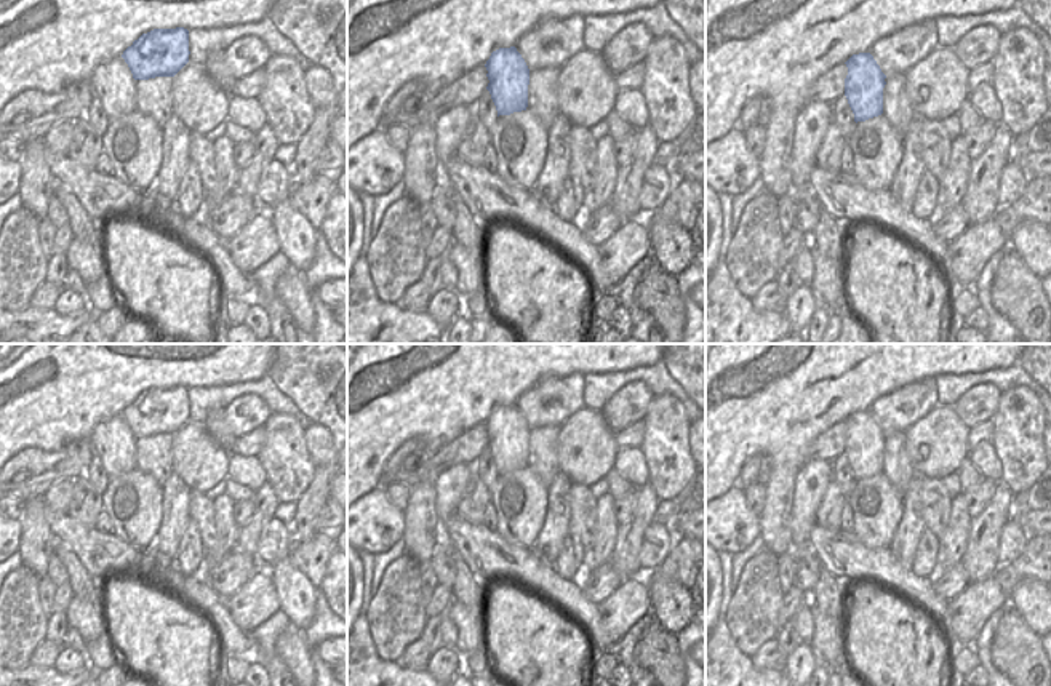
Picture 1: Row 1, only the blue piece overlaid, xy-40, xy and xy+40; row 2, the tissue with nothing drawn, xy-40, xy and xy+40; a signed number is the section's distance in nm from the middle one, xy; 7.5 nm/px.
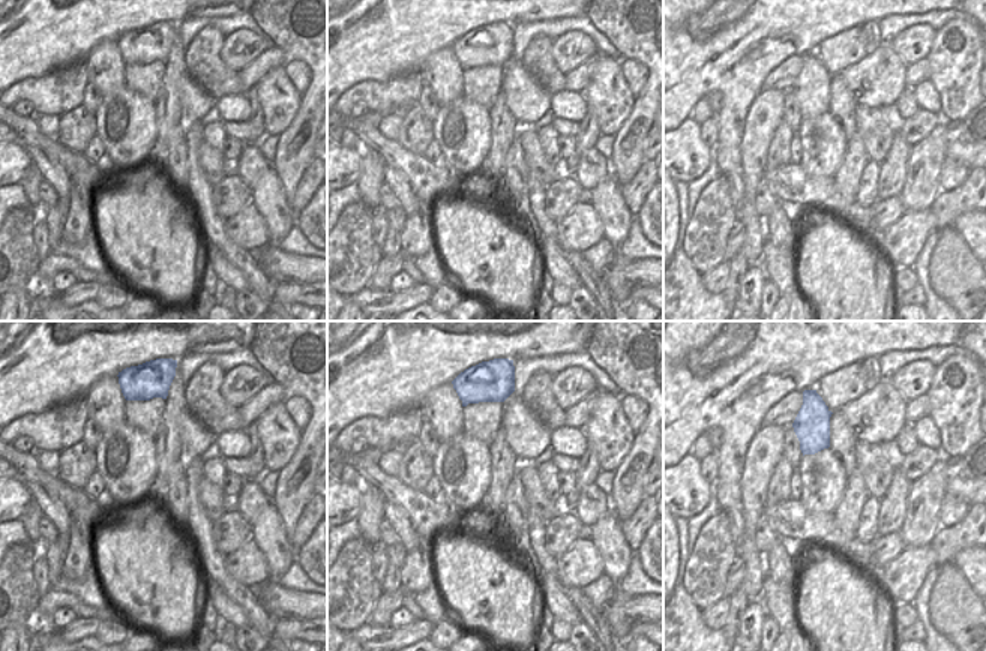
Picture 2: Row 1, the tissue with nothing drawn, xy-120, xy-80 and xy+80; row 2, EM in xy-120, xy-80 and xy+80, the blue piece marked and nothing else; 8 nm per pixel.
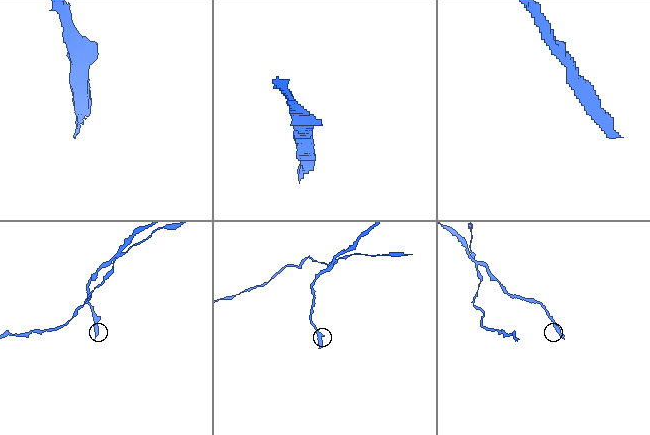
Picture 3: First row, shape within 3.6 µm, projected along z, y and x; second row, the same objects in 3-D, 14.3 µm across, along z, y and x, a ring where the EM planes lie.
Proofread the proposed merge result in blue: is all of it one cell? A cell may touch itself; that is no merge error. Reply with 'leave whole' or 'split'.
split

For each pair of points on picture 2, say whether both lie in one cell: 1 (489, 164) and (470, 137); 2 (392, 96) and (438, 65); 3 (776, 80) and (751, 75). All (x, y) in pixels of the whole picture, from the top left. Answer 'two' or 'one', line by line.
1: one
2: two
3: two

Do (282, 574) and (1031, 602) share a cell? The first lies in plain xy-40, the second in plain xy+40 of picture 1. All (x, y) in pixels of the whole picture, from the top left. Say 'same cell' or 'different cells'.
same cell

